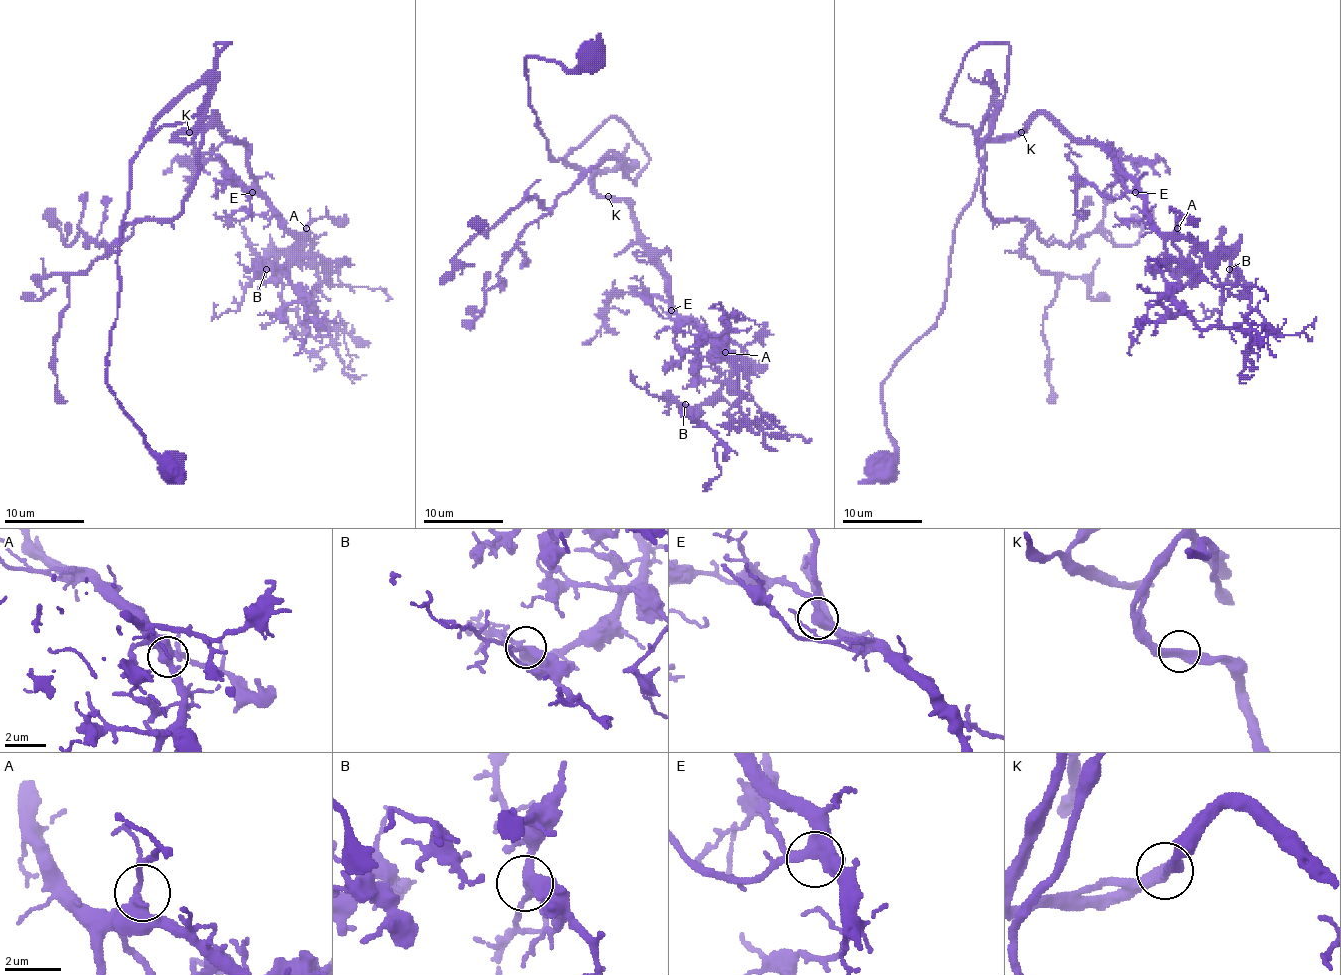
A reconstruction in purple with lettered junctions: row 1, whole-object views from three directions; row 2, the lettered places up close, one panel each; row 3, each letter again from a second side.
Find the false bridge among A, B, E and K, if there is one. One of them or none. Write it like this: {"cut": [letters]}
{"cut": []}

